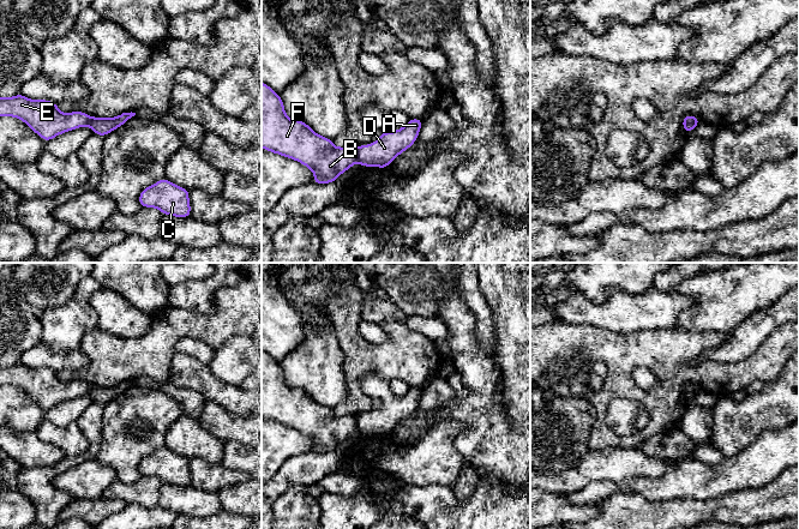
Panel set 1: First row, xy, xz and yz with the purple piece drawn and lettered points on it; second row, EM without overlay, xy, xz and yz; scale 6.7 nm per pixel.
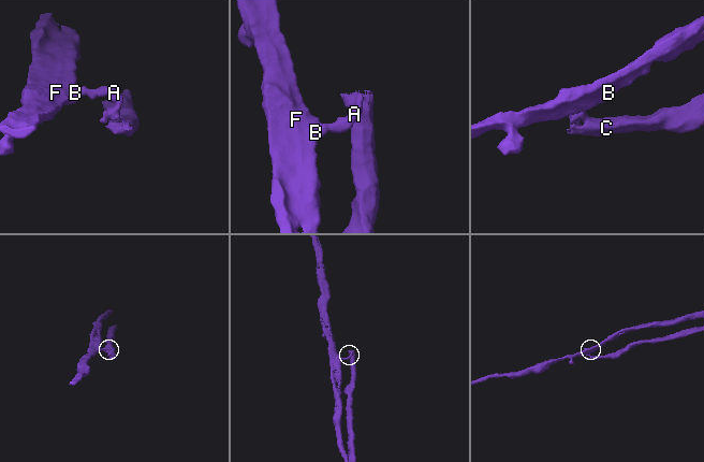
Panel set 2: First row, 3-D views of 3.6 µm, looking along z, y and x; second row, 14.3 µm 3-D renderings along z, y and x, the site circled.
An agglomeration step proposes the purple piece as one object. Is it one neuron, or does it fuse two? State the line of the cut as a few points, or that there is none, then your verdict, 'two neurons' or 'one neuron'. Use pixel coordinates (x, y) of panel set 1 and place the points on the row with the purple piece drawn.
cut in xz along (355, 148), (358, 161); two neurons

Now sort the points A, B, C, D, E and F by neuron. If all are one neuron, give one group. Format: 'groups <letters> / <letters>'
groups A C D / B E F

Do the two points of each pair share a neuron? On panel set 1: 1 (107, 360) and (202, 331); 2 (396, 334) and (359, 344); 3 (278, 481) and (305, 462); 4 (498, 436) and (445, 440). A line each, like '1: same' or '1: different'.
1: same
2: same
3: same
4: different

